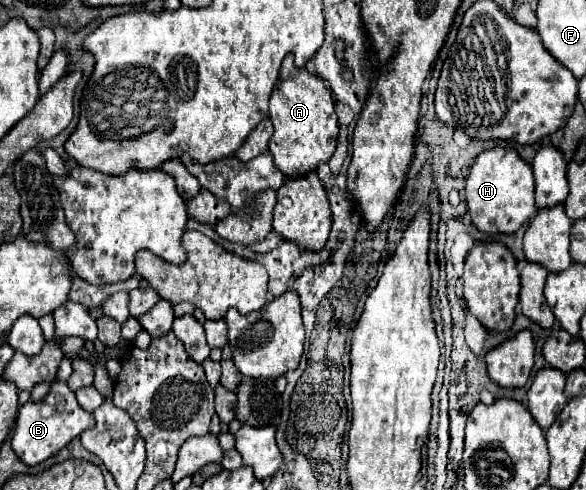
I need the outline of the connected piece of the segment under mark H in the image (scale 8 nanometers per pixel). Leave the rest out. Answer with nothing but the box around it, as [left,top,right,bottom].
[466,148,536,234]

